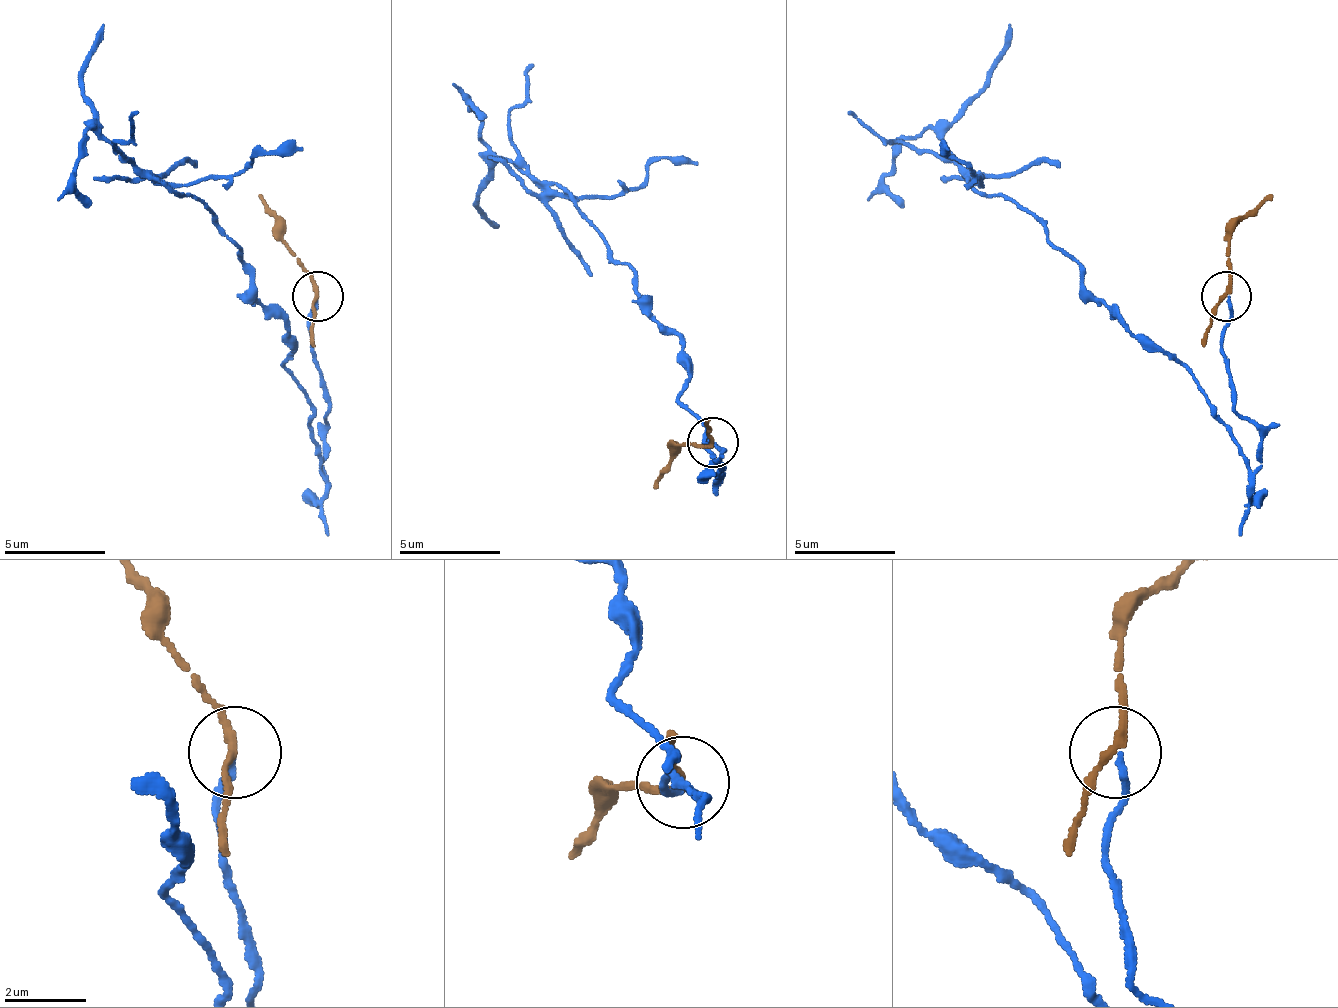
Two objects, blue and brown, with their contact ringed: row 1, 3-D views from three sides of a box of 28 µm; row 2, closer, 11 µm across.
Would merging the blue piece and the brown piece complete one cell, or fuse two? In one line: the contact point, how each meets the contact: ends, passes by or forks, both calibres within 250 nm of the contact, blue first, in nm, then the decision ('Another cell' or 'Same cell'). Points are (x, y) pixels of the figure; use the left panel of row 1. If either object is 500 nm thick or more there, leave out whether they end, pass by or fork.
Place: (318, 296). At the ring blue ends. At the ring brown passes by. Thickness 160 nm (blue) against 180 nm. Another cell

